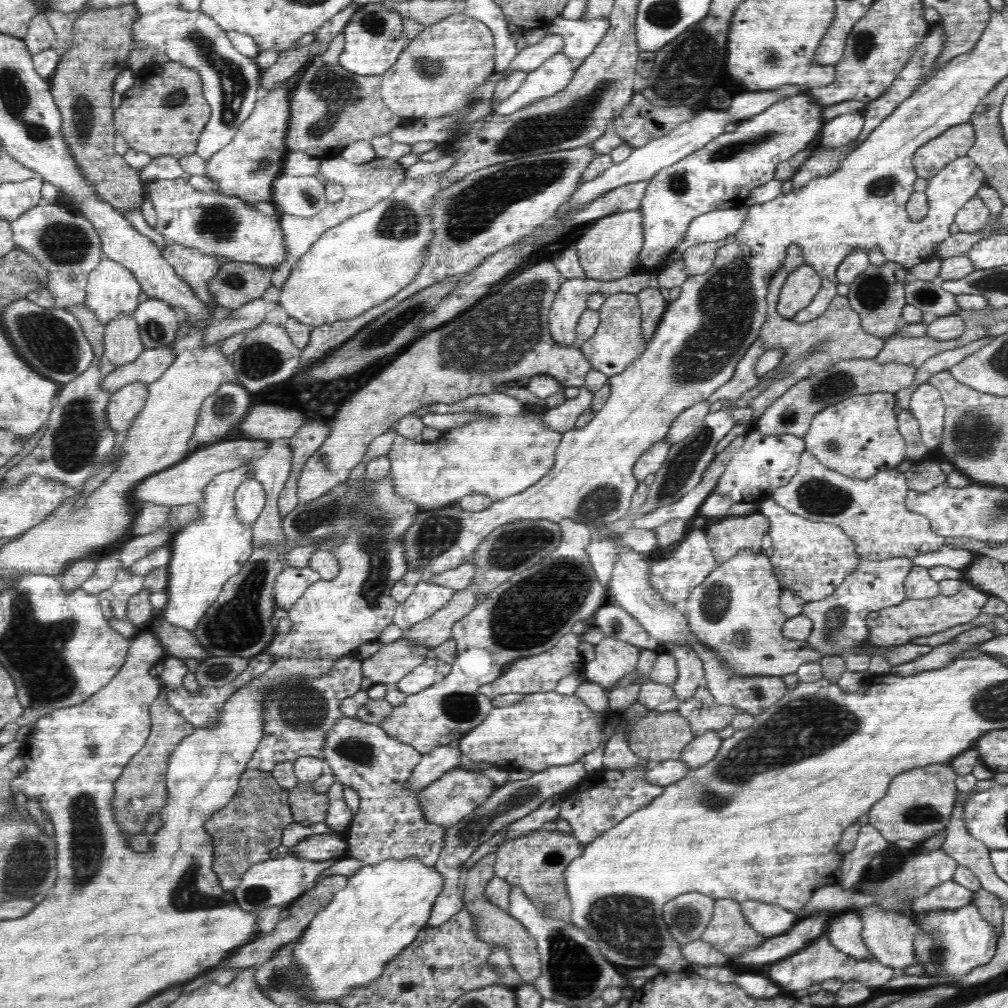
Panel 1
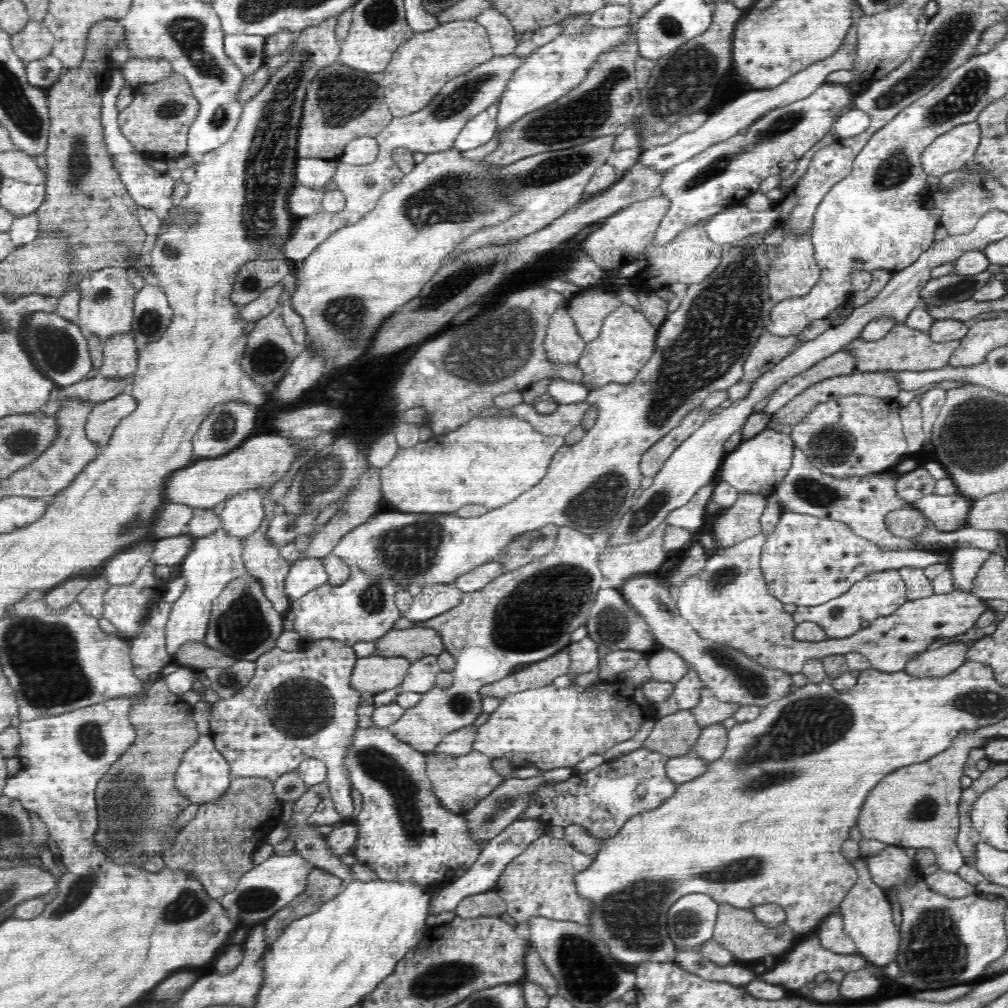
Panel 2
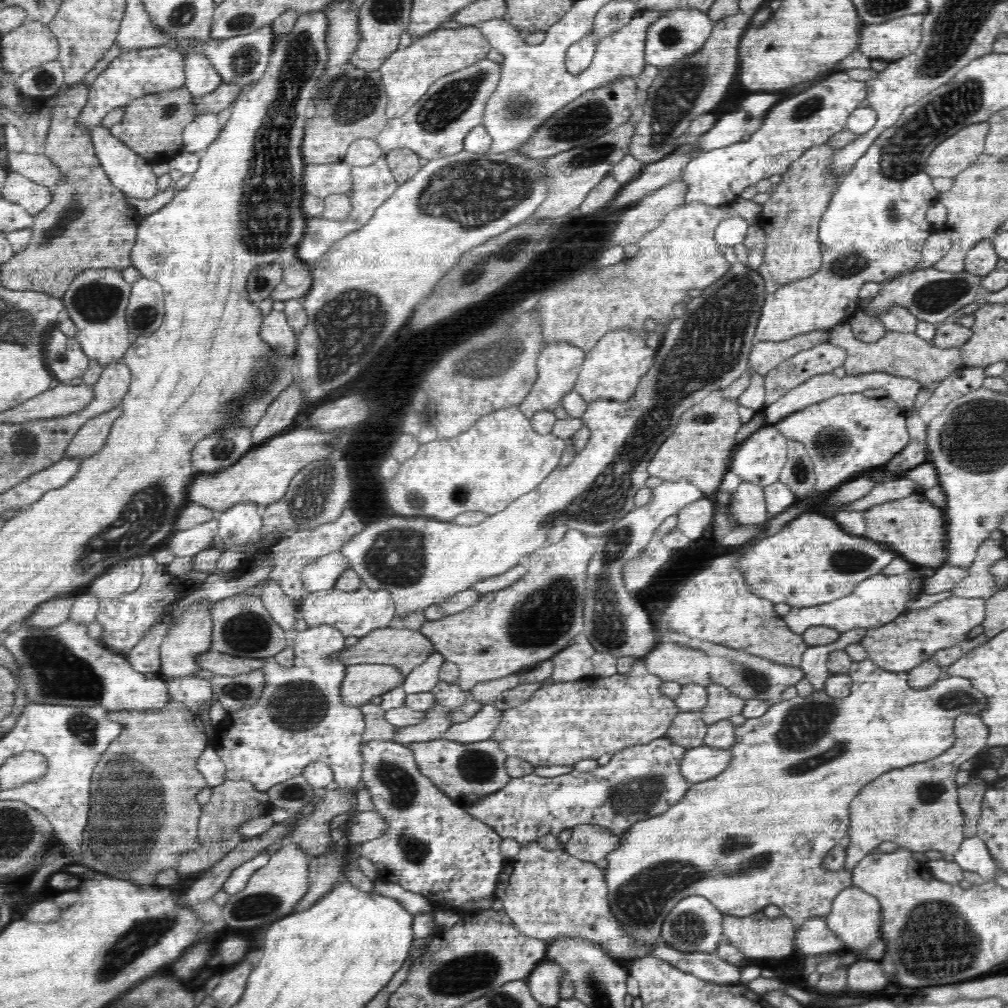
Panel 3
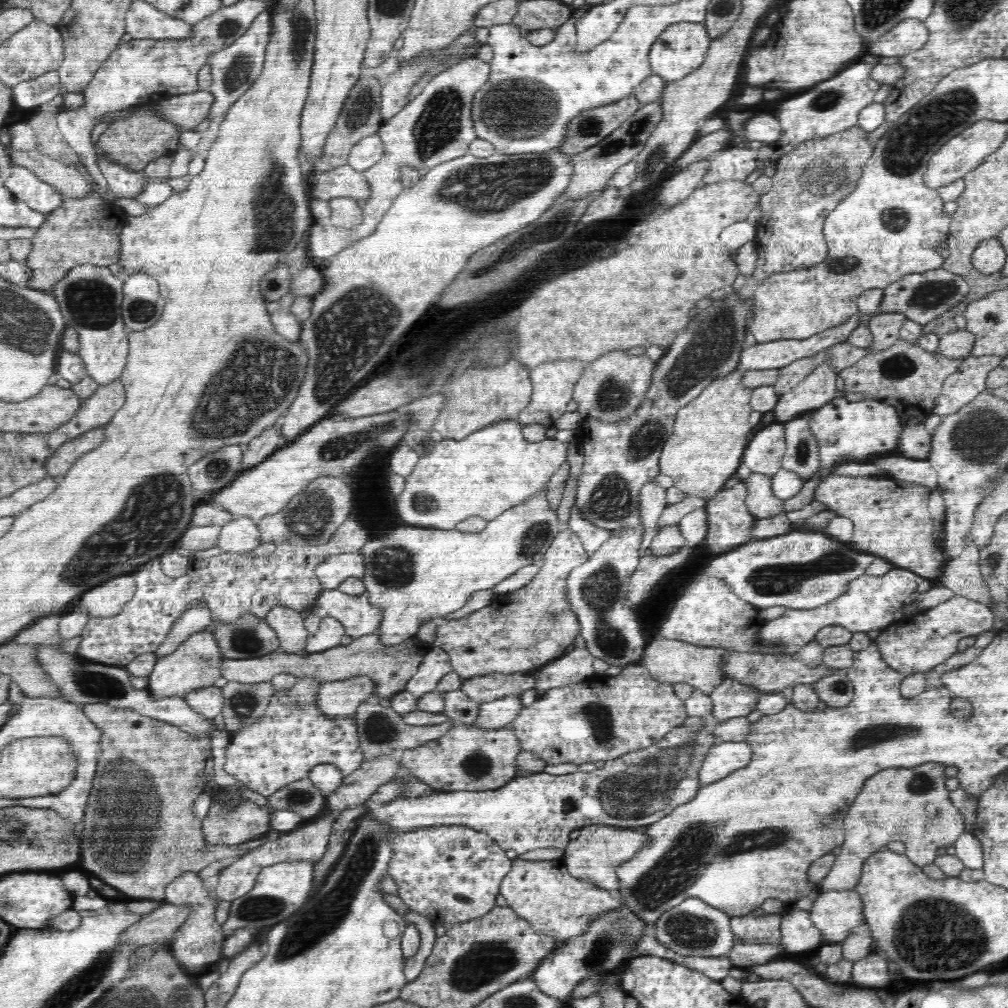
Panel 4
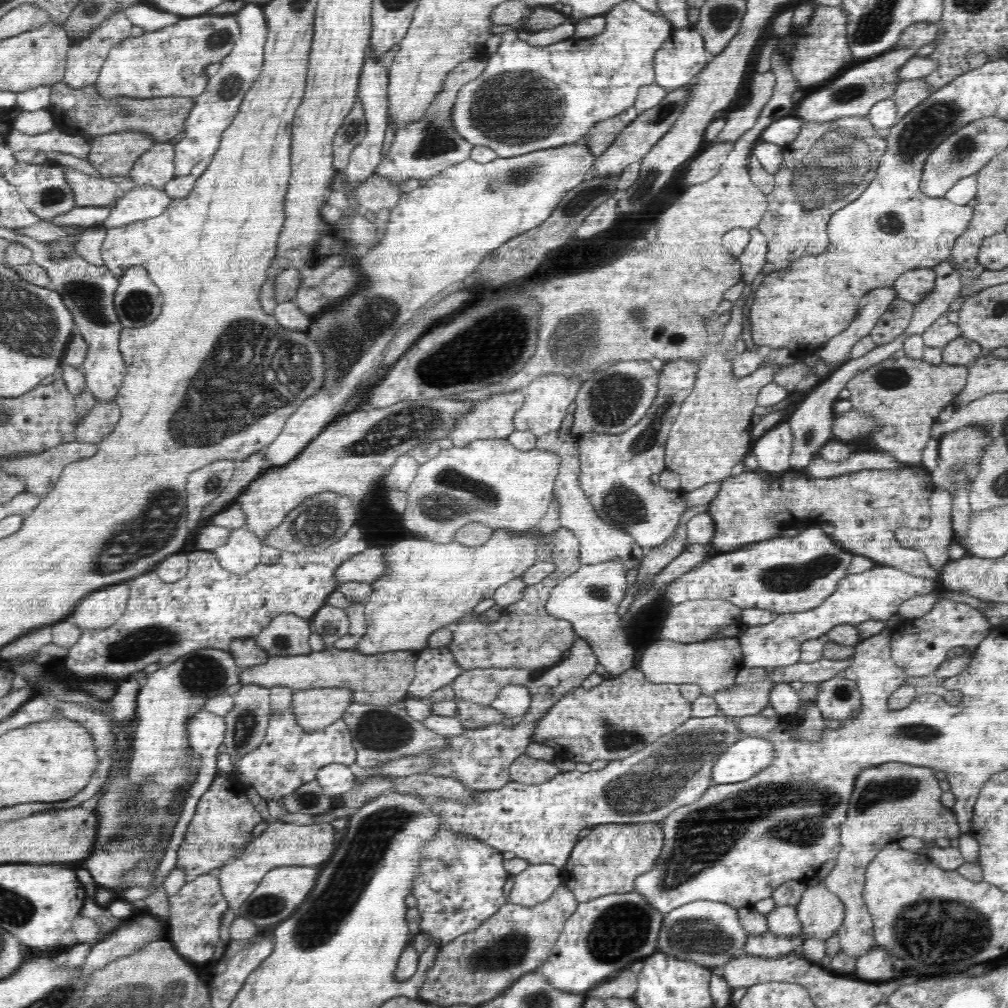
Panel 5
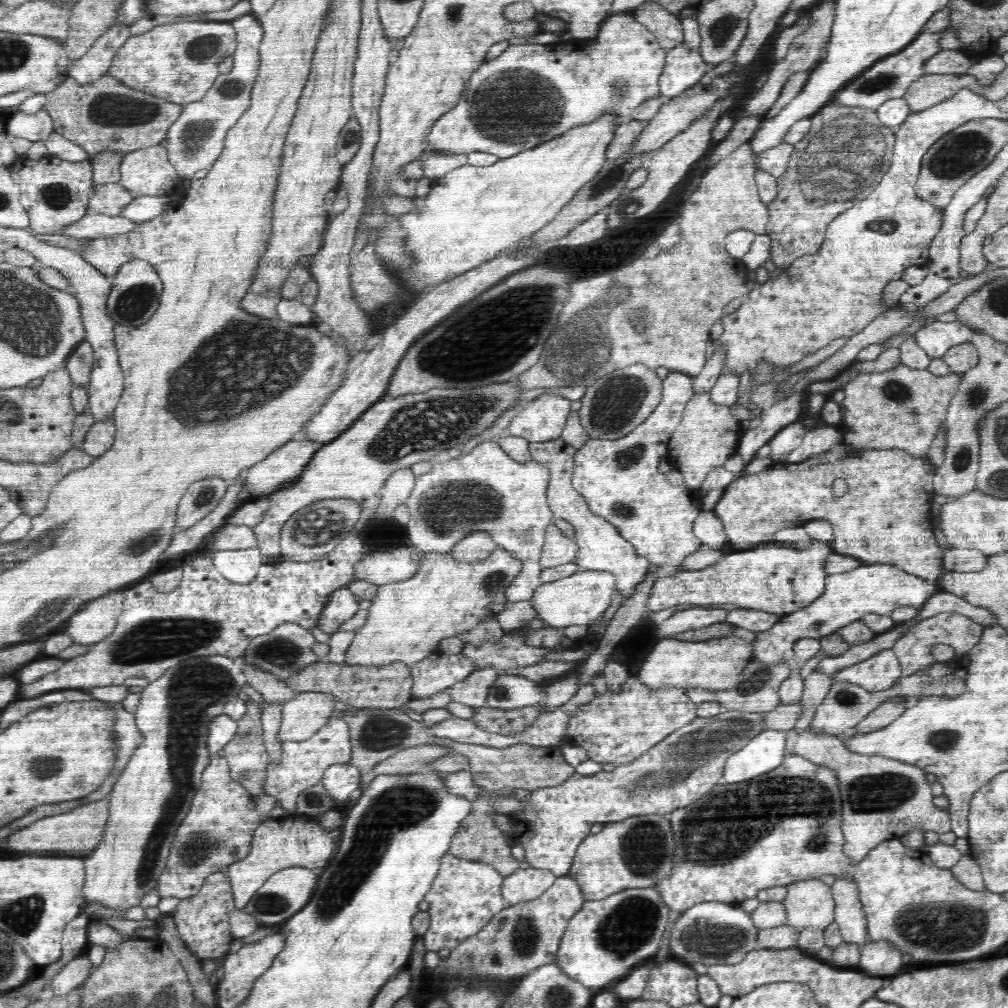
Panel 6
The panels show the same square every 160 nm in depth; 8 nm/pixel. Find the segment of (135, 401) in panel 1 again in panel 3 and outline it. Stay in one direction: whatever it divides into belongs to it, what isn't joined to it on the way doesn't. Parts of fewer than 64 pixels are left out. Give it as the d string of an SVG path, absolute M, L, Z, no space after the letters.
M122 406L88 420L70 442L63 458L91 457L99 452L105 446L111 428L120 414Z

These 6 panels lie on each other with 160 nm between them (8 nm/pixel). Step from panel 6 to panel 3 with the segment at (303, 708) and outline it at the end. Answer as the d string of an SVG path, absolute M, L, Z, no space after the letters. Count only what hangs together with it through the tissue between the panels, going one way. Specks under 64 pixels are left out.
M352 664L345 670L340 688L344 704L359 706L403 684L403 674L389 664Z

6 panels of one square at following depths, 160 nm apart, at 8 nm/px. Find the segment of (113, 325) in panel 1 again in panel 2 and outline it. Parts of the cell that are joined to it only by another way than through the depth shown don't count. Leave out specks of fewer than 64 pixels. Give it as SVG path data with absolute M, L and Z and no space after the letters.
M131 332L110 336L104 343L104 358L98 374L104 378L128 378L136 372L138 351Z

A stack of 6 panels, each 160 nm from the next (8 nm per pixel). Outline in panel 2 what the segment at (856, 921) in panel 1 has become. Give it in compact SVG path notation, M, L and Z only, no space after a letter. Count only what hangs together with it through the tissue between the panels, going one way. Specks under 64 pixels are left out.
M834 914L824 919L813 933L828 951L842 955L856 954L855 942L843 930L844 919L840 914Z

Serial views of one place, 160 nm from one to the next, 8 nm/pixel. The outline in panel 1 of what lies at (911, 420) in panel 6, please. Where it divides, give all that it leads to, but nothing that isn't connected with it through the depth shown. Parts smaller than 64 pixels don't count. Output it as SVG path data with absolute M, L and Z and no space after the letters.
M975 325L965 329L962 336L952 340L939 341L927 334L919 337L892 335L885 340L883 349L875 356L878 364L899 362L920 368L928 358L940 352L954 350L987 335L988 325Z

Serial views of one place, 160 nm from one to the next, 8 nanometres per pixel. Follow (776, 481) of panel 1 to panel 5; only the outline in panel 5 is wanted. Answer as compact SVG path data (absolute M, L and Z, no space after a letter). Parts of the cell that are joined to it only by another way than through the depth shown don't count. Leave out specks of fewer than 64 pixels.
M784 421L753 442L751 453L756 455L760 469L768 473L781 473L791 467L793 441L790 424Z

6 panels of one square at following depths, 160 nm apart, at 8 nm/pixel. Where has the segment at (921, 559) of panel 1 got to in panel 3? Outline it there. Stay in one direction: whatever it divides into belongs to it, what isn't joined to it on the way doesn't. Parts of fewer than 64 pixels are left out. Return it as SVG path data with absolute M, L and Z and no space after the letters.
M814 510L796 516L775 535L752 546L735 562L735 567L756 596L796 608L844 598L859 582L882 572L892 560L900 557L862 535L848 534L832 518Z

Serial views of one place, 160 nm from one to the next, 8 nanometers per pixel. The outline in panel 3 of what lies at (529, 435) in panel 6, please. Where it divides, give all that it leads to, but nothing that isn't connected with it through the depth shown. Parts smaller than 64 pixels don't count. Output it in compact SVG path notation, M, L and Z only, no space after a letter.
M552 342L552 344L544 346L537 358L535 383L528 392L528 396L519 405L522 415L531 420L532 416L541 410L553 411L559 406L563 406L562 400L570 390L573 390L586 354L584 349L563 342Z

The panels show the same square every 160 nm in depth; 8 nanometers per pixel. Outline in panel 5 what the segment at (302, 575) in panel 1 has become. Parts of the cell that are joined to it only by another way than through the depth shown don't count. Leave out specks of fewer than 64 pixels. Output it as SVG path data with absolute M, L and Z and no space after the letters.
M370 547L369 550L342 562L336 568L334 577L340 583L350 581L372 583L380 576L384 576L386 570L388 570L388 565L386 565L384 550Z

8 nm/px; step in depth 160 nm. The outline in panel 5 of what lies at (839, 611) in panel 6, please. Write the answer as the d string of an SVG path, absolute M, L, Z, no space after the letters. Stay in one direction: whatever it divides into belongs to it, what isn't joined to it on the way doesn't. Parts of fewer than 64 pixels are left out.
M878 564L867 571L840 580L836 590L816 608L780 614L770 624L748 627L746 632L738 637L744 666L768 670L796 664L800 661L801 644L806 640L821 637L839 623L854 625L870 619L887 621L898 612L902 602L920 594L930 594L936 588L934 579L911 576L888 565Z

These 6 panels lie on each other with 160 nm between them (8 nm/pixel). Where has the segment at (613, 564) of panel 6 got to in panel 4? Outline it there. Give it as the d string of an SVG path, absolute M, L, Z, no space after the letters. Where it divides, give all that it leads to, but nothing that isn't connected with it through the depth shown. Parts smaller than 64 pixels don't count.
M576 505L565 517L568 518L566 528L577 534L589 557L594 555L594 552L597 552L599 547L611 538L611 530L596 527L584 519L584 515L580 513L580 509Z

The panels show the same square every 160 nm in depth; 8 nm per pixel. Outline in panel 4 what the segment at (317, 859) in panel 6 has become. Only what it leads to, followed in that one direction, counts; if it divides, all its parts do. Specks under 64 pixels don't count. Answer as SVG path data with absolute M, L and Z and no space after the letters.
M329 812L327 816L316 820L316 822L307 825L302 824L297 829L280 833L277 839L266 840L262 845L228 861L225 869L218 876L216 894L219 901L232 903L234 900L248 895L248 892L254 889L255 880L264 867L288 860L310 860L313 862L320 860L324 856L324 852L326 852L335 818L336 813Z

